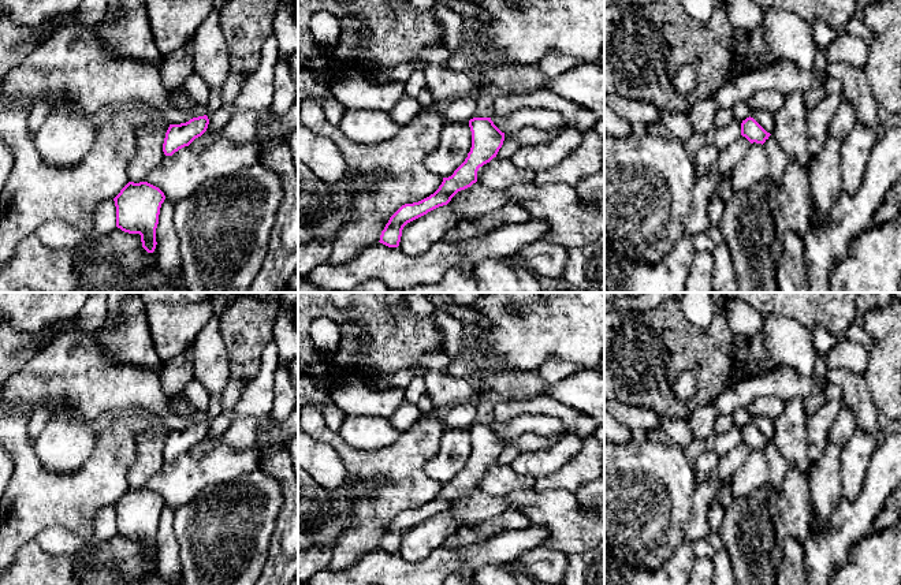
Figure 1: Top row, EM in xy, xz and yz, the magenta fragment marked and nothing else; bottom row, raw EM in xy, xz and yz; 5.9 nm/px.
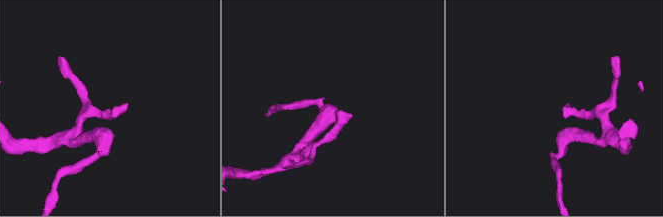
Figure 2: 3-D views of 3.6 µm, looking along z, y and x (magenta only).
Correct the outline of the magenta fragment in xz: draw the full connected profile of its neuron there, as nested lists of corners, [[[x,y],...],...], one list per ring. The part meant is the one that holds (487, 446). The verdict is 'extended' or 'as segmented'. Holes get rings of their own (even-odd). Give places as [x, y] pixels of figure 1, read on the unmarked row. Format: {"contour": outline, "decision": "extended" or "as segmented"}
{"contour": [[[473,424],[469,426],[472,437],[472,454],[465,467],[448,484],[443,484],[439,495],[429,503],[402,511],[388,526],[380,541],[380,549],[388,554],[398,554],[403,533],[427,521],[428,518],[447,511],[461,496],[477,488],[477,477],[496,463],[505,447],[502,439],[491,424]]], "decision": "as segmented"}

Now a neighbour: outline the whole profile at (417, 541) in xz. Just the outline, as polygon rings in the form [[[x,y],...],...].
[[[439,513],[403,533],[399,554],[409,562],[420,562],[432,549],[442,547],[458,528],[458,521],[450,513]]]

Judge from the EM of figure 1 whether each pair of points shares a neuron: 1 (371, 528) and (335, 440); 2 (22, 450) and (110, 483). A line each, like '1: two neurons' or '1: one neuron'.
1: one neuron
2: one neuron

